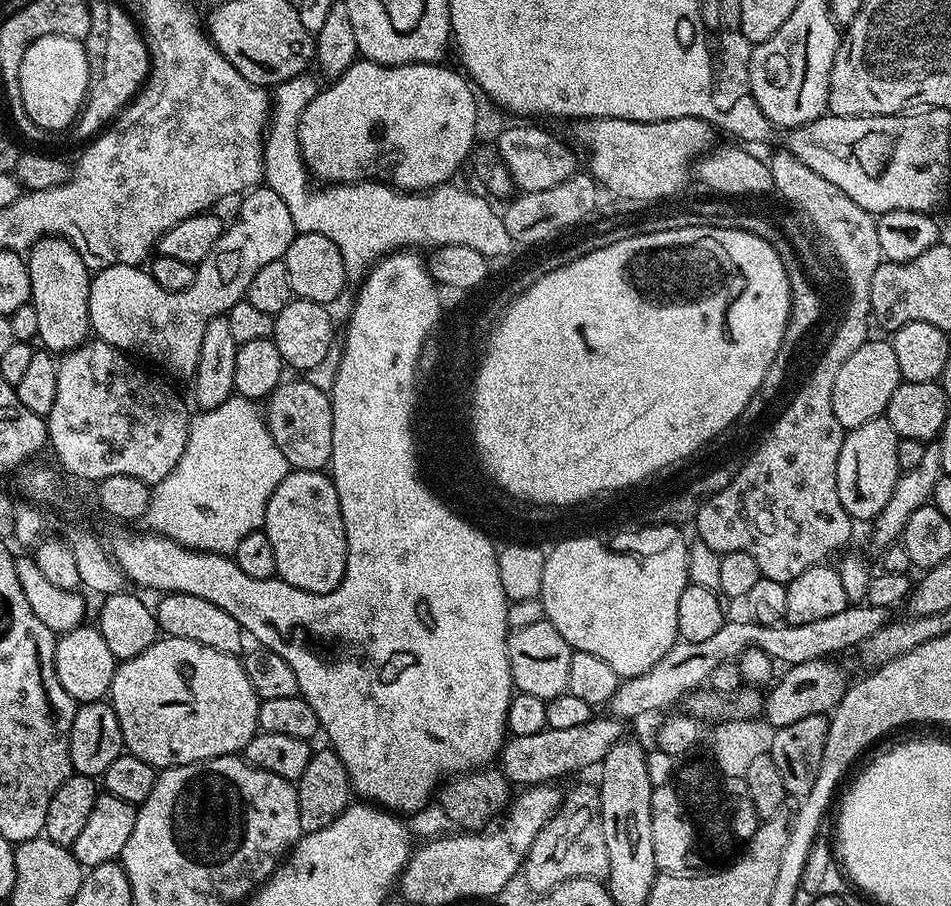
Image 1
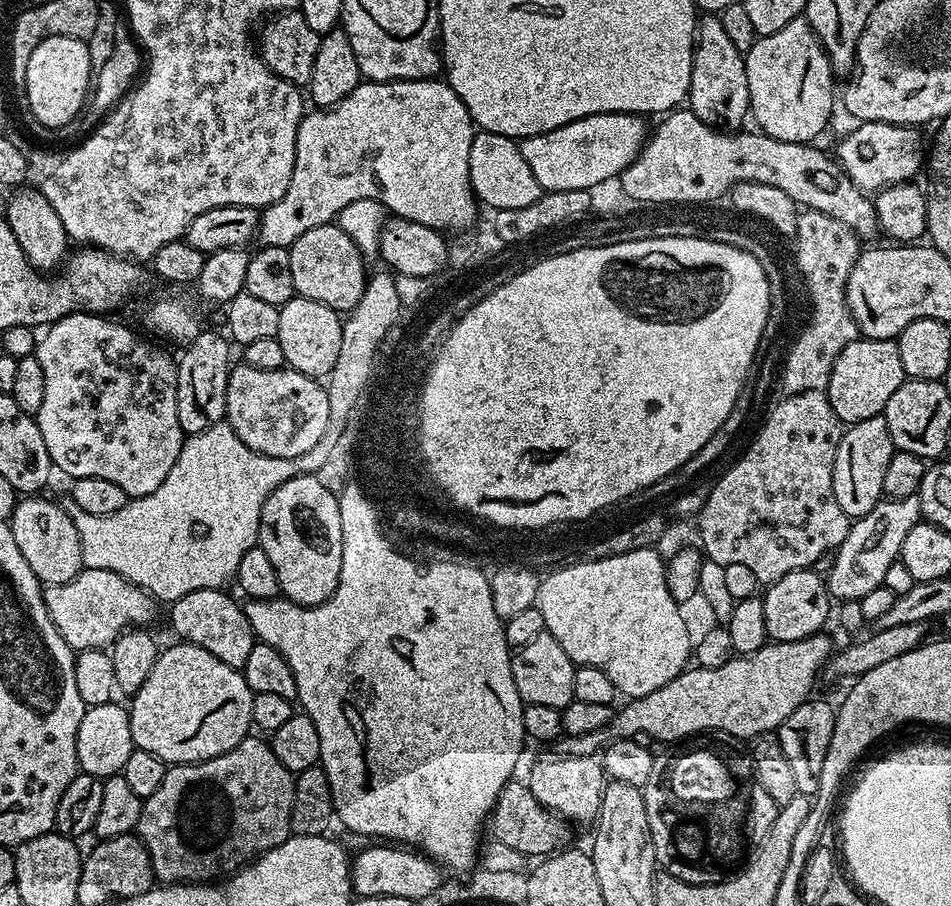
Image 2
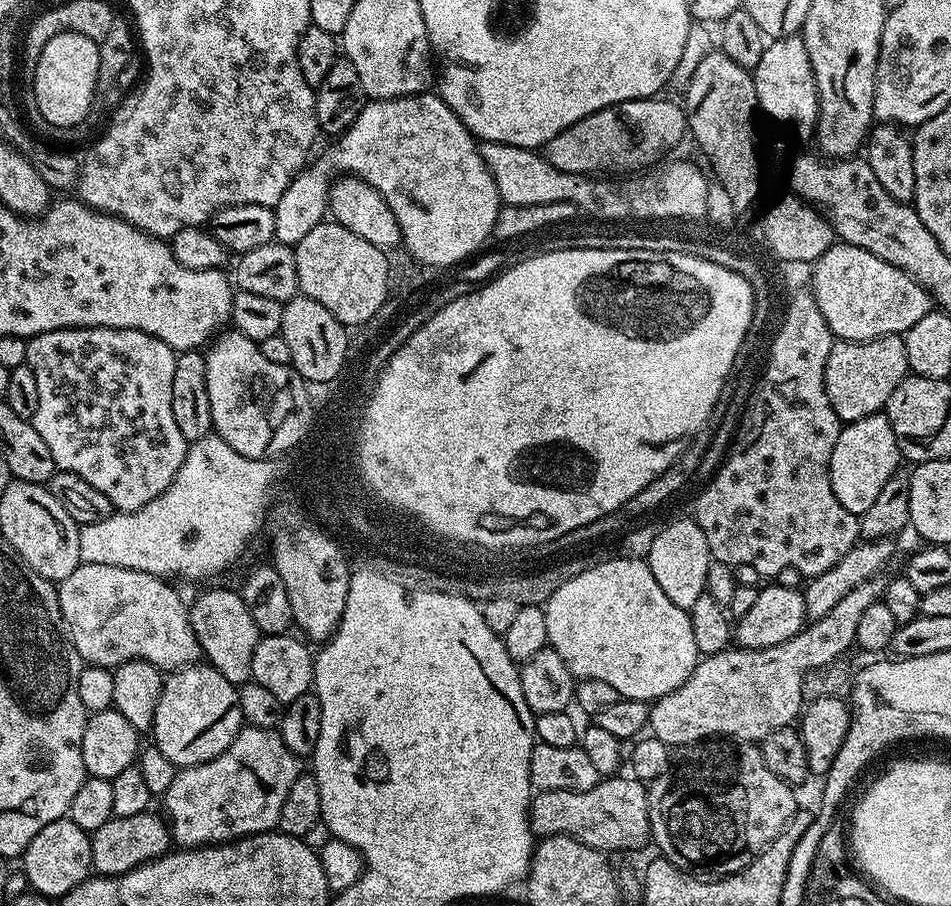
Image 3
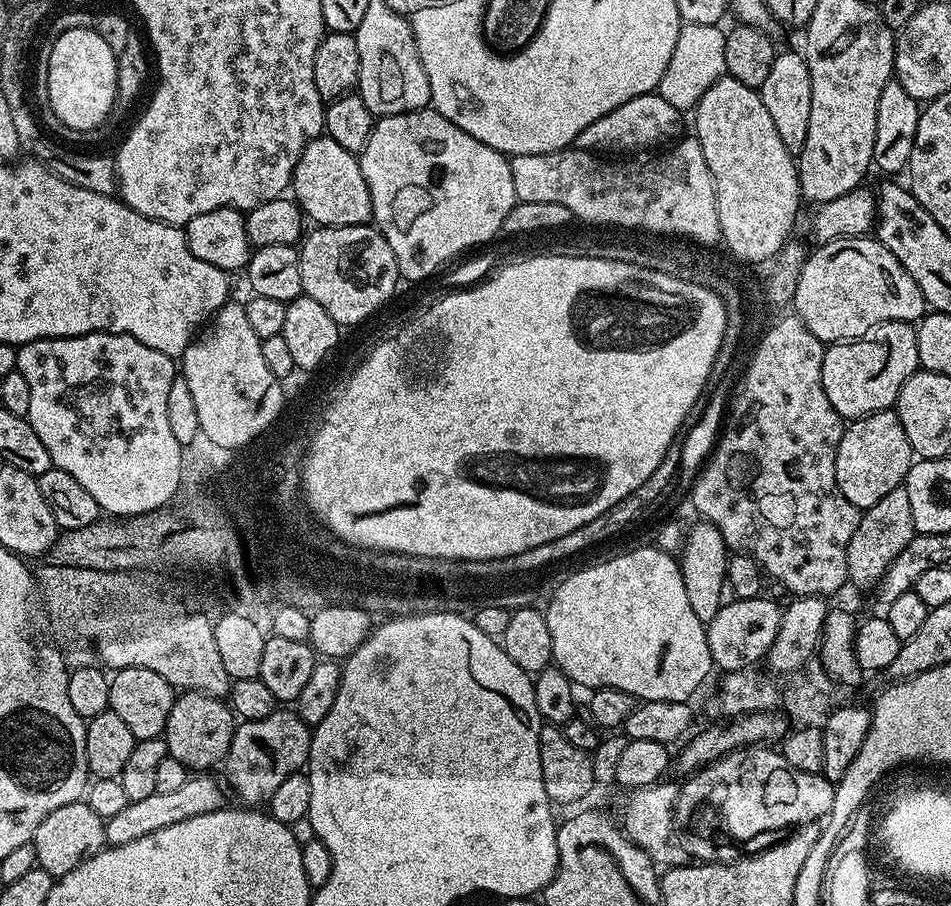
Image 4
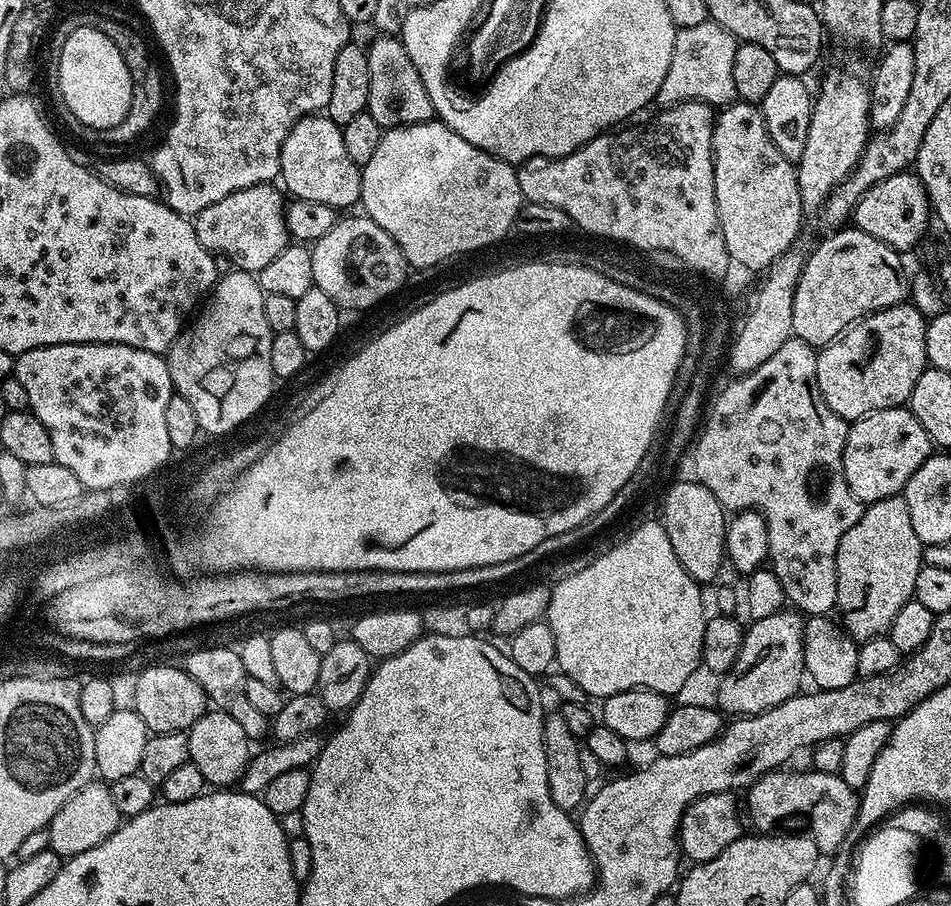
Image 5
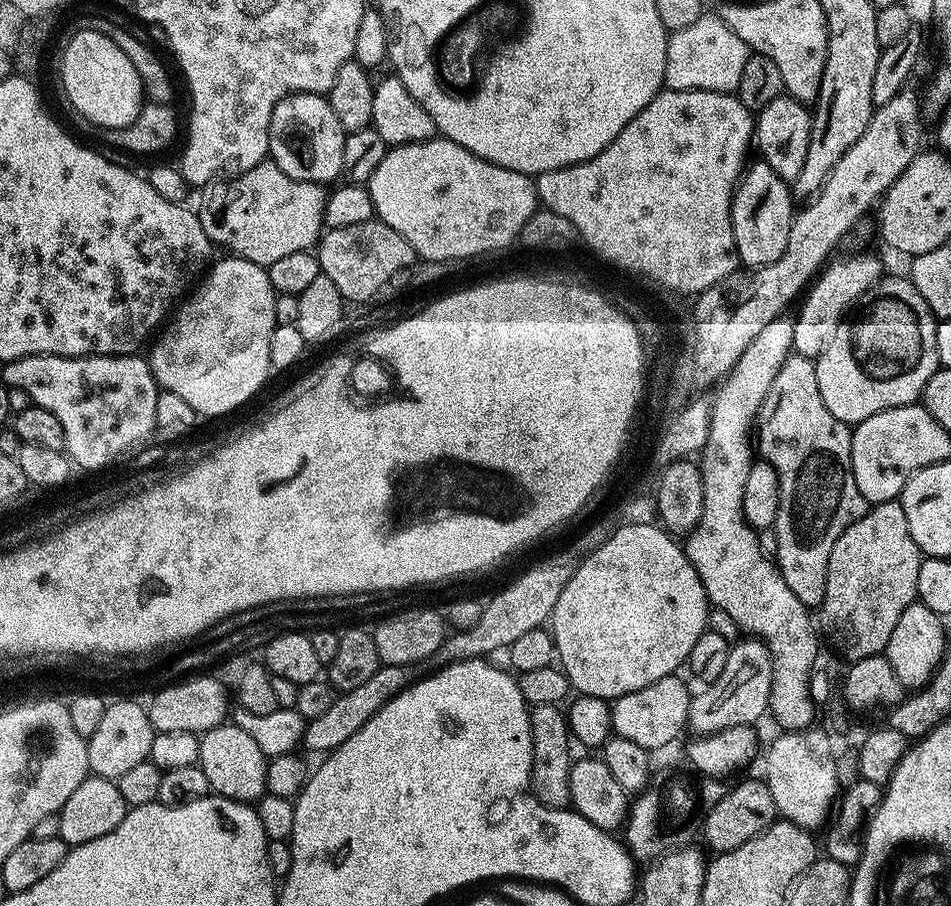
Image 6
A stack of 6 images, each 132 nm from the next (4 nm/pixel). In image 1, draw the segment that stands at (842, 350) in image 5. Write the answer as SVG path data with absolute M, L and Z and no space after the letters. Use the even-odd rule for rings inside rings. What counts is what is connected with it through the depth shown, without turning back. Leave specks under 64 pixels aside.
M869 338L854 350L854 354L850 354L850 358L846 358L846 362L842 362L838 378L834 378L832 401L838 422L846 430L851 430L862 426L862 422L881 419L887 413L890 397L901 382L894 346L887 339Z

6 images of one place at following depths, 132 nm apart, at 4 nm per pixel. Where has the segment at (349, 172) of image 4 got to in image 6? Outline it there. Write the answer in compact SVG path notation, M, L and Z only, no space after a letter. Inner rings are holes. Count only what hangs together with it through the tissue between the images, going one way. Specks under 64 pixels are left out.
M299 92L282 98L282 102L274 108L268 131L268 156L282 174L290 174L290 178L302 182L328 186L341 179L345 135L342 122L338 122L338 117L334 115L327 95Z

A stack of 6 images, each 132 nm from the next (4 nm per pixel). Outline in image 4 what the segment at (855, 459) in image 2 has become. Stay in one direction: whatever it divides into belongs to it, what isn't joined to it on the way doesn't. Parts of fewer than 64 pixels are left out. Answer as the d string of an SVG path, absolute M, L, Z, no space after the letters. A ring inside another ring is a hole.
M895 411L875 412L863 420L851 421L845 427L836 447L836 481L838 490L854 507L867 510L874 506L890 490L901 487L908 479L914 463L914 453L902 422L898 422Z

